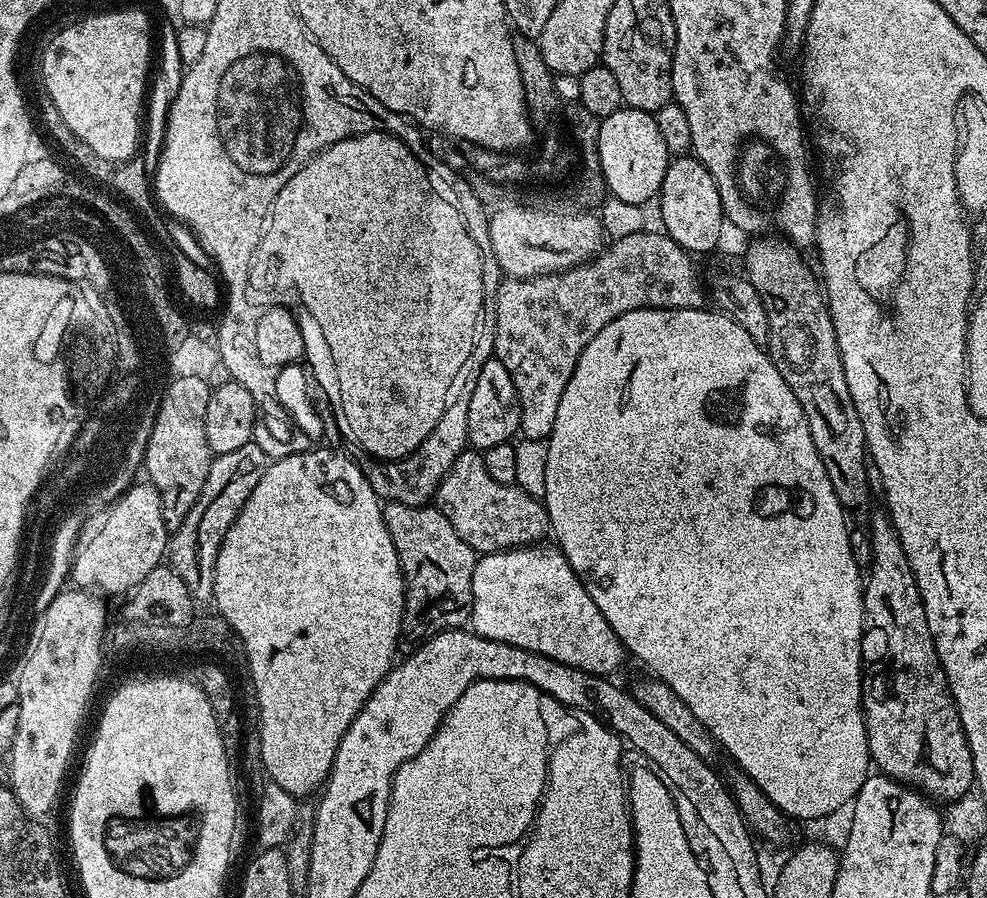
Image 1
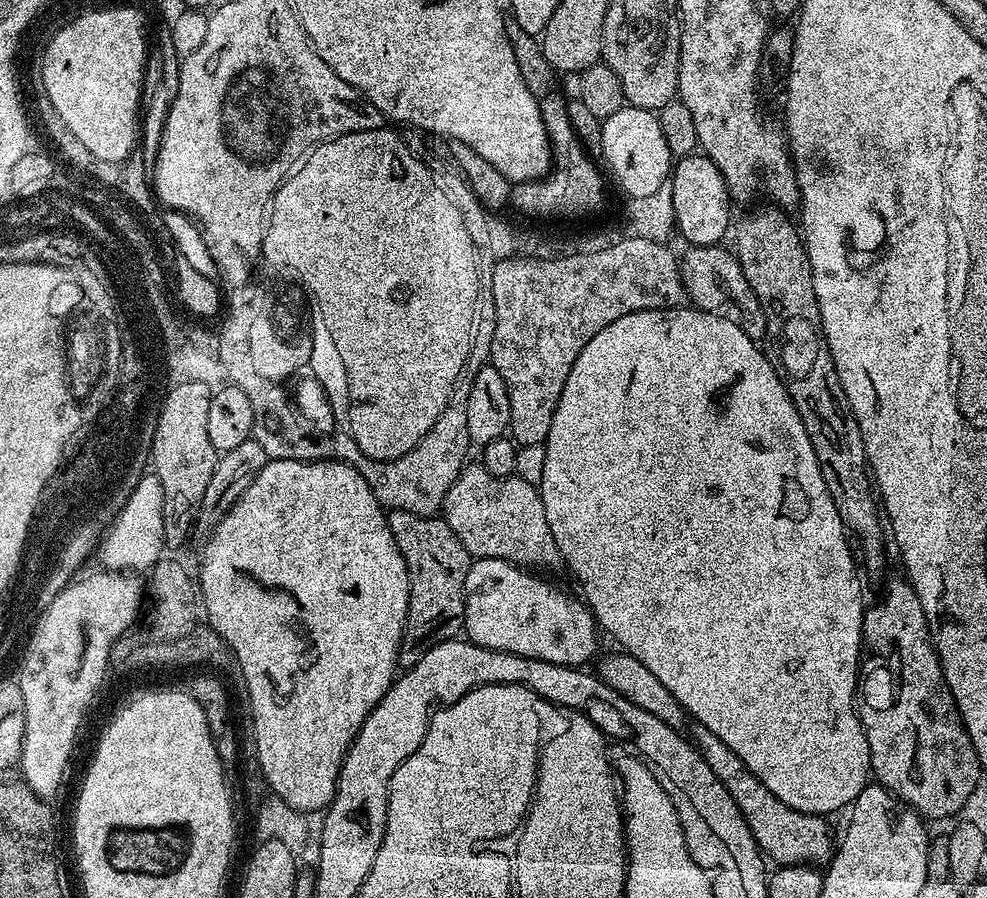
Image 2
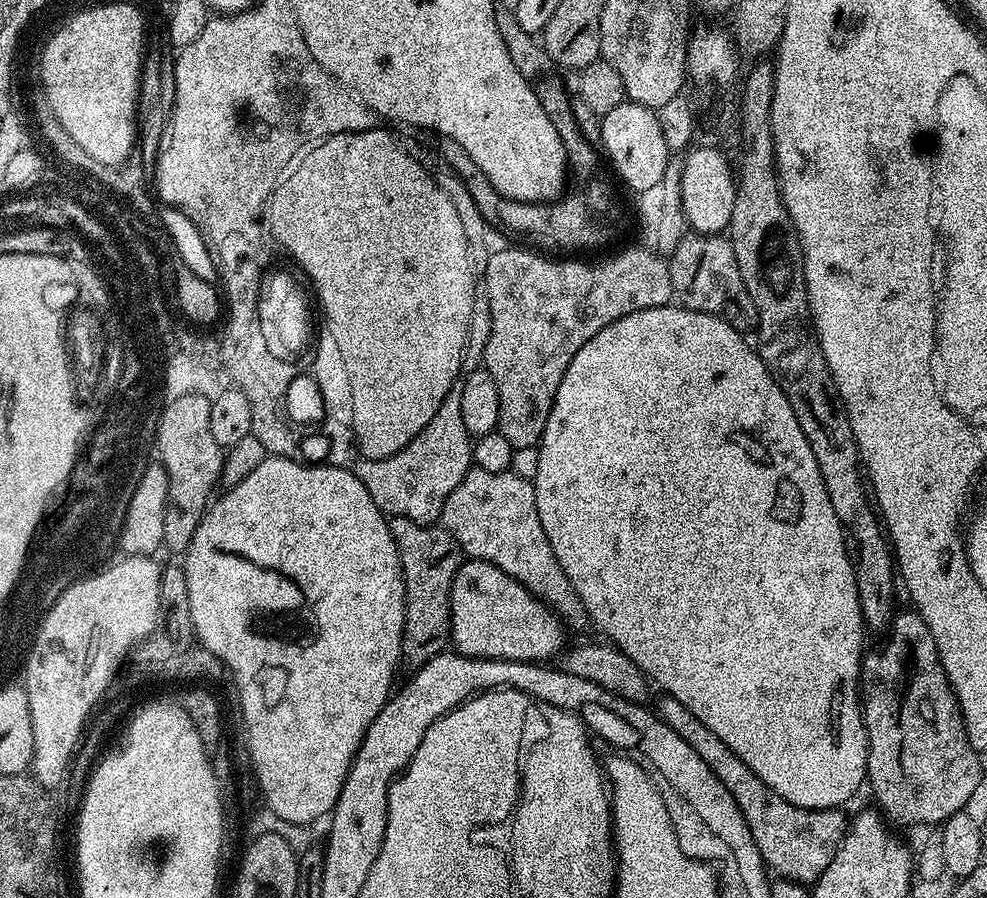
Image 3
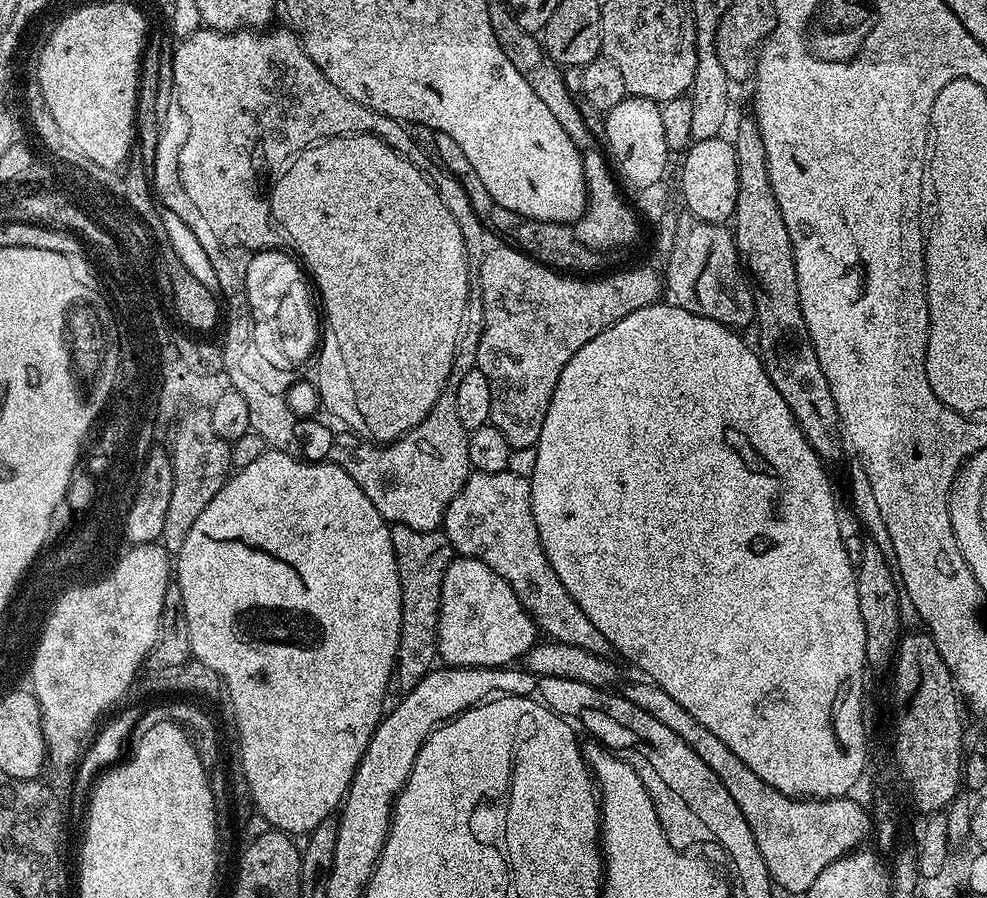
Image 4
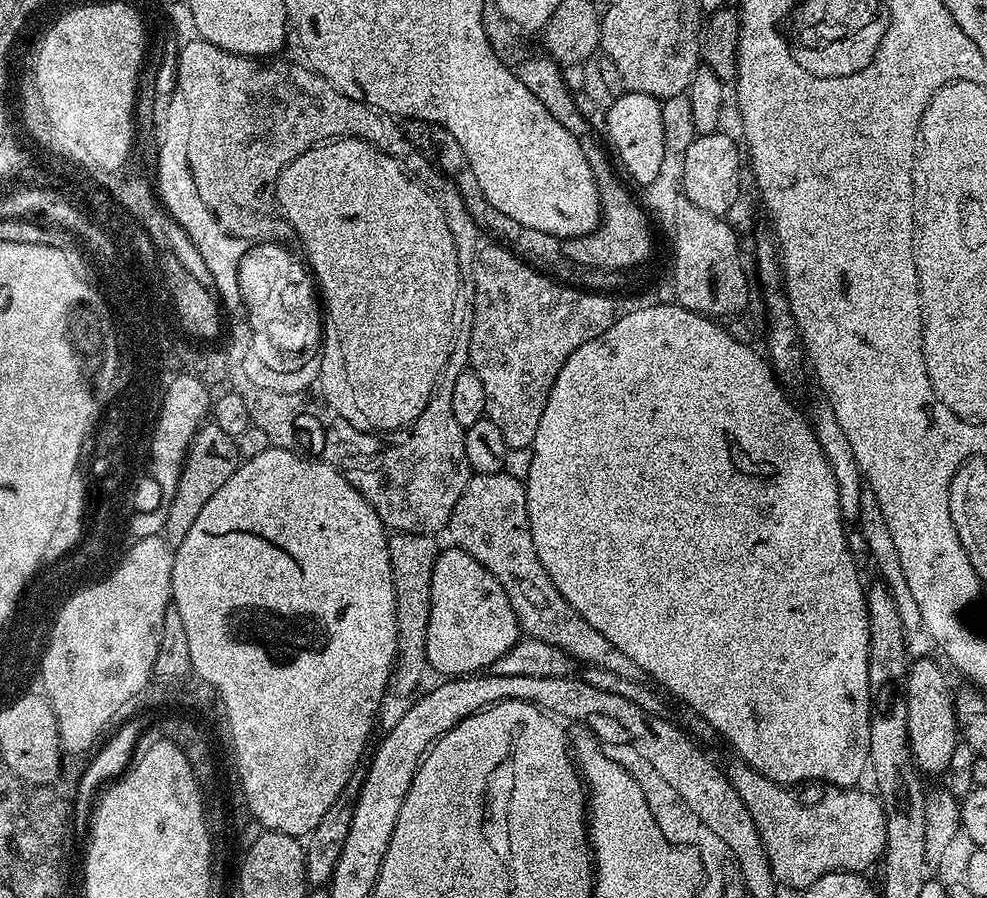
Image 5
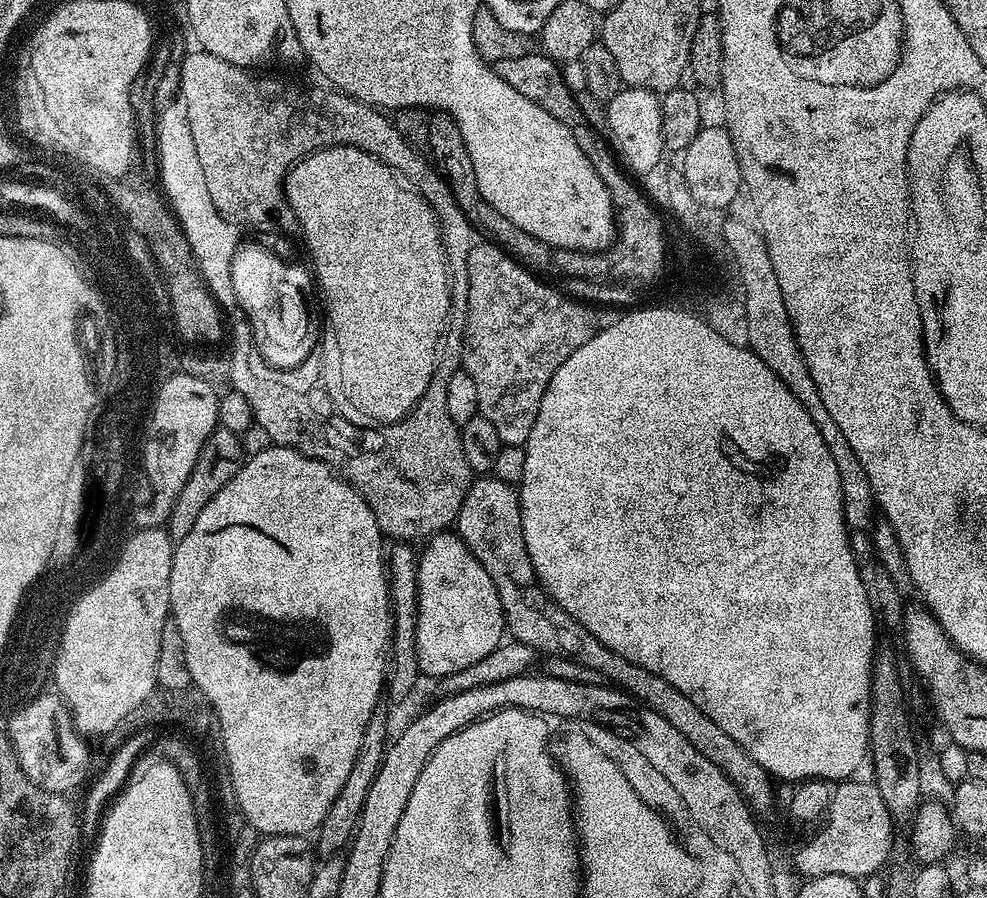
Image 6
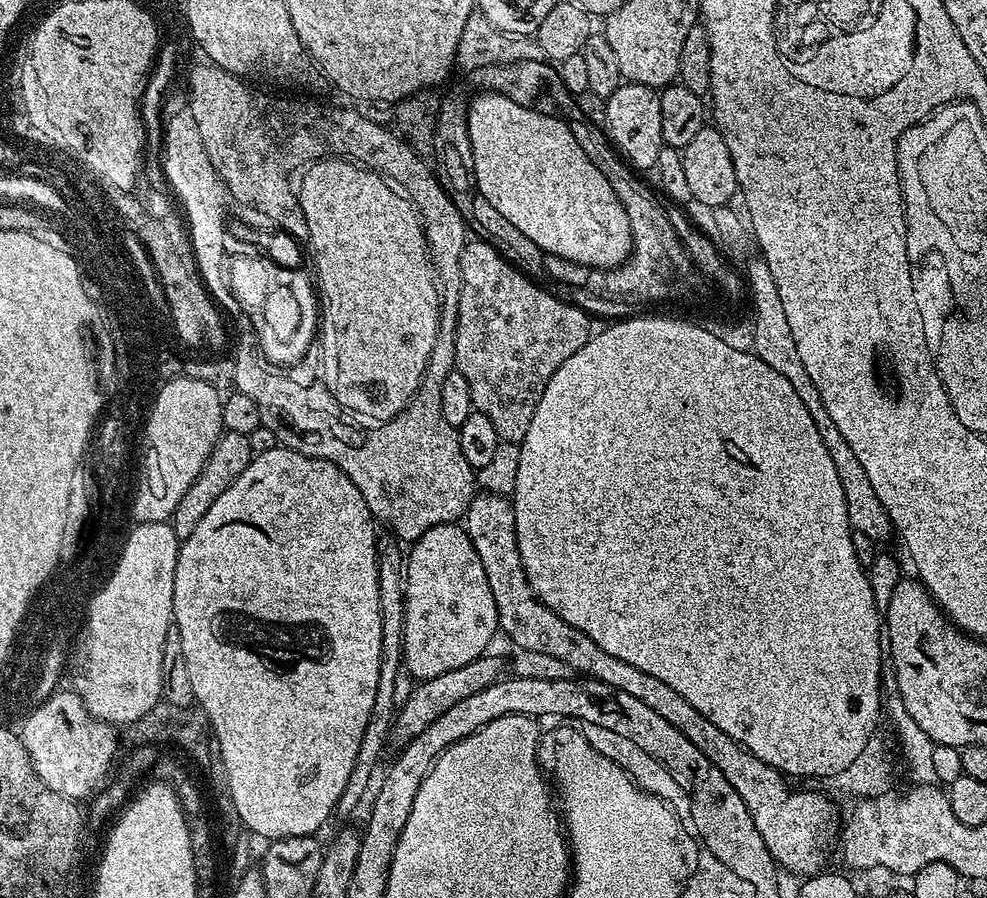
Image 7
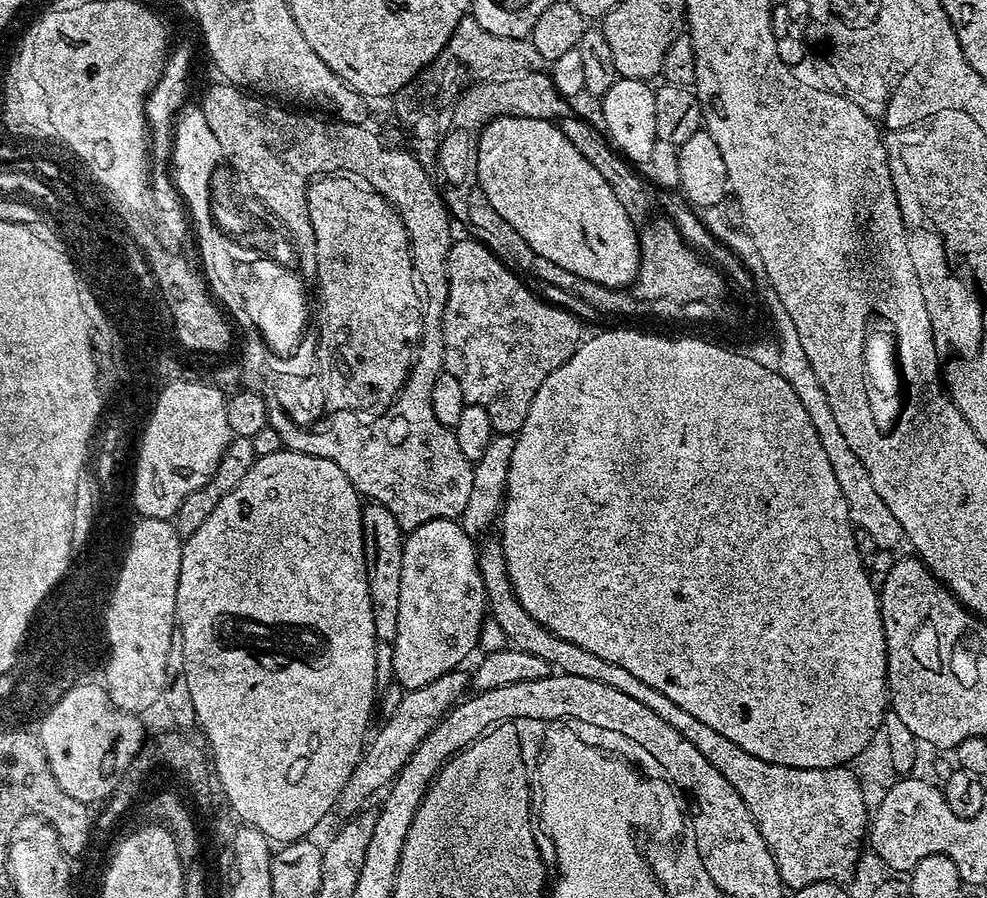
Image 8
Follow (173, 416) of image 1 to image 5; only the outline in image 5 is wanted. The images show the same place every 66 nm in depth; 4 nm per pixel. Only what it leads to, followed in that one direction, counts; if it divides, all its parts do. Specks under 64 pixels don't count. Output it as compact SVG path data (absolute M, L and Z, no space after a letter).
M211 422L200 425L188 448L188 456L184 459L184 469L178 478L178 490L174 490L174 498L166 504L166 522L162 535L172 549L182 546L182 538L186 538L190 526L194 526L202 506L206 506L206 502L218 494L220 487L230 479L234 470L240 468L241 463L242 457L235 436L218 430L218 426Z

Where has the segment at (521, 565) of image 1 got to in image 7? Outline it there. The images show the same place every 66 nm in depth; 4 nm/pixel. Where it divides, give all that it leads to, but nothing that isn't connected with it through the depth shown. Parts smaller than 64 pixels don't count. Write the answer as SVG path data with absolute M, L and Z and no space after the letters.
M434 526L422 538L411 541L404 569L403 667L413 681L438 678L446 670L458 670L458 666L485 655L499 626L490 581L463 526Z

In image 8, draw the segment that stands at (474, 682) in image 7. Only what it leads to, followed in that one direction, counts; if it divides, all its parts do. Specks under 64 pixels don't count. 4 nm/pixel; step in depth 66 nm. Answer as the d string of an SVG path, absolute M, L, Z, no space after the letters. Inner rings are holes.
M467 671L442 672L438 678L426 682L426 686L409 688L404 697L396 704L396 709L388 716L388 721L367 741L358 766L354 766L354 774L350 774L350 782L342 790L338 801L339 811L355 814L369 803L368 800L376 791L387 789L396 775L406 766L410 754L418 750L418 742L434 730L447 712L452 711L461 700L465 699L470 688L470 676ZM465 691L465 692L464 692ZM373 739L373 740L372 740ZM380 788L380 789L379 789ZM368 800L368 801L367 801Z

